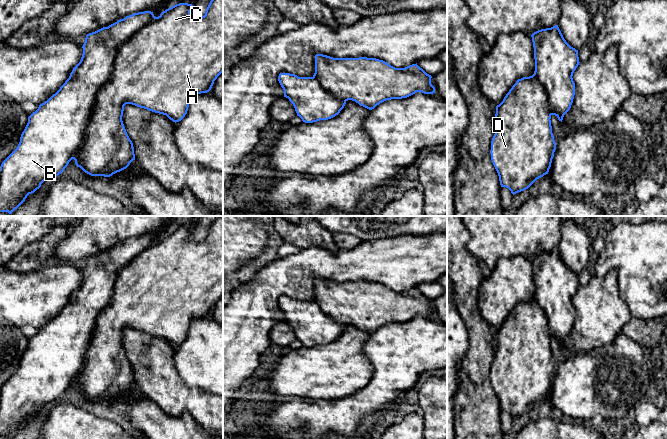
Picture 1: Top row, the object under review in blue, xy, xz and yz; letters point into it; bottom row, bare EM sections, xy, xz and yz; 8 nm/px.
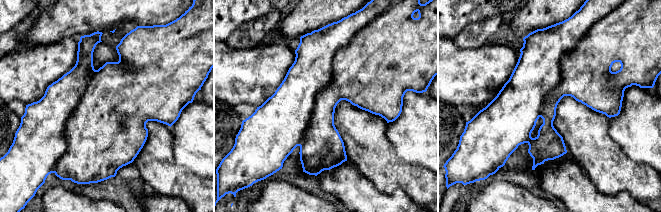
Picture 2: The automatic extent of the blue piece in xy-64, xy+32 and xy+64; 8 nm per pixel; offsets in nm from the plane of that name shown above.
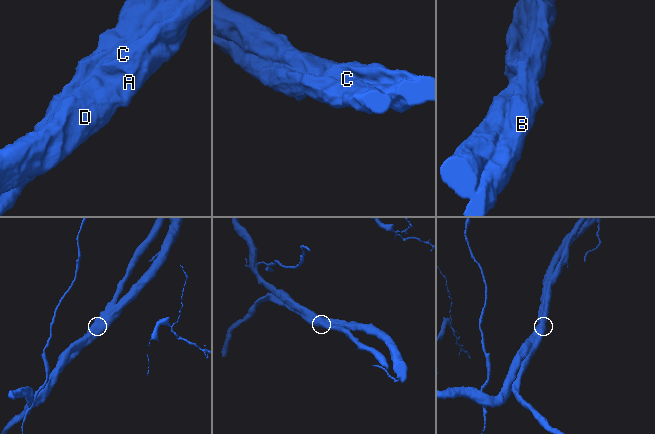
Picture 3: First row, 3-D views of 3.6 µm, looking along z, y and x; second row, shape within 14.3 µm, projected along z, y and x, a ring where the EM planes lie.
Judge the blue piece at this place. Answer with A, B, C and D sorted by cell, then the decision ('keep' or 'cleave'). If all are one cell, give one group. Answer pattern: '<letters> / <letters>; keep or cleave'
A B C D; keep

